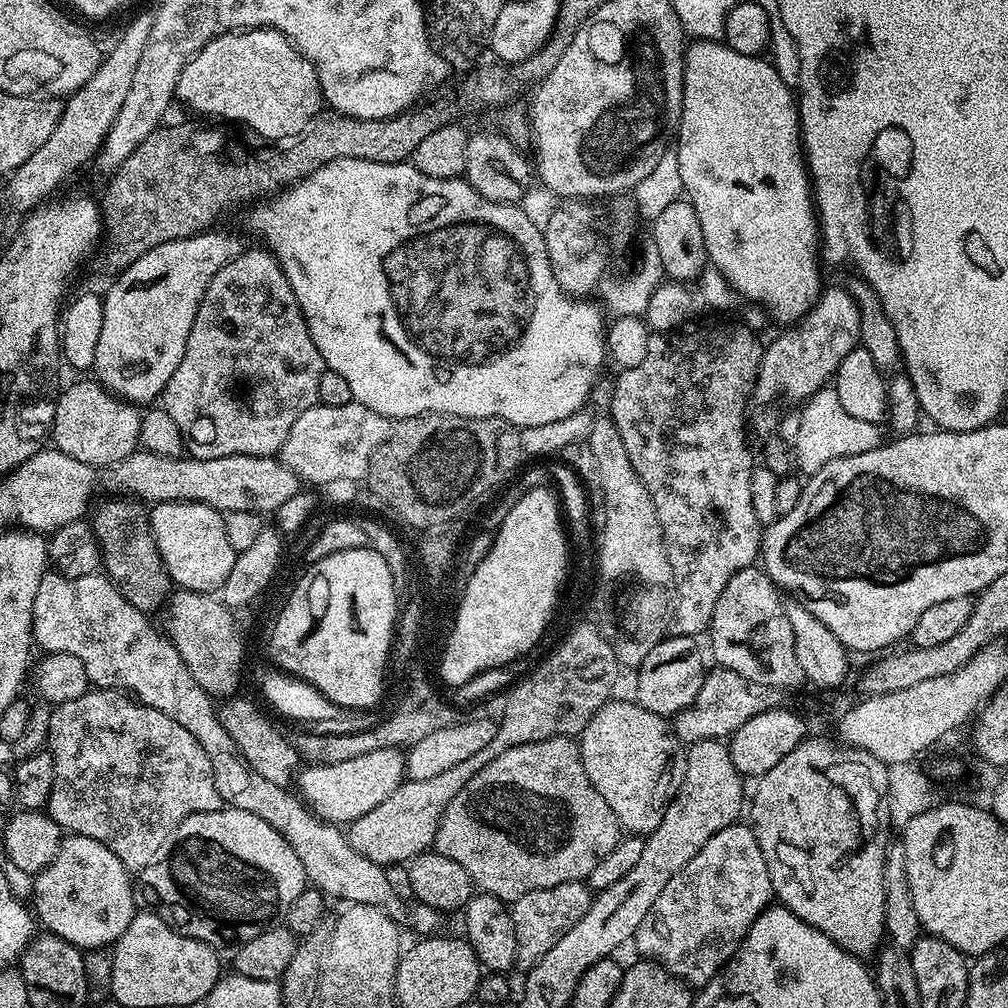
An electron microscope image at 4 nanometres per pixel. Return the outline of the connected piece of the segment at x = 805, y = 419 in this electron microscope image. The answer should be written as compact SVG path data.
M832 386L819 388L809 400L804 401L798 415L801 421L794 451L804 474L822 470L822 466L826 466L826 462L834 462L834 458L866 454L866 450L874 450L882 442L881 429L866 422L866 418L852 417L842 406Z

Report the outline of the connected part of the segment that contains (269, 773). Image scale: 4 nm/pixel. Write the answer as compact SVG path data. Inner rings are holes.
M236 696L228 698L219 705L218 715L222 726L226 728L226 734L234 738L234 746L242 754L244 761L249 764L266 782L274 782L280 788L288 788L293 783L301 763L300 753L297 752L295 743L287 740L278 729L272 725L268 716L263 716L248 700L242 700Z

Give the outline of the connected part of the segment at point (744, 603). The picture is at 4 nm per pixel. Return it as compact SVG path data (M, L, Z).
M753 566L738 570L730 582L726 582L726 590L718 597L718 606L714 606L712 625L707 635L712 636L712 656L719 667L734 670L742 678L752 684L761 684L763 688L796 688L805 683L802 666L798 662L798 650L794 630L790 630L790 618L785 601L780 601L781 589L765 574L763 567Z

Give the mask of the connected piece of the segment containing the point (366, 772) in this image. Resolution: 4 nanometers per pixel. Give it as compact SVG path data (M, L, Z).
M398 748L372 750L370 754L358 754L347 762L333 764L313 764L299 769L295 777L295 787L300 787L298 796L311 809L311 812L337 826L347 826L362 818L374 806L386 802L394 790L406 779L404 771L405 753Z

